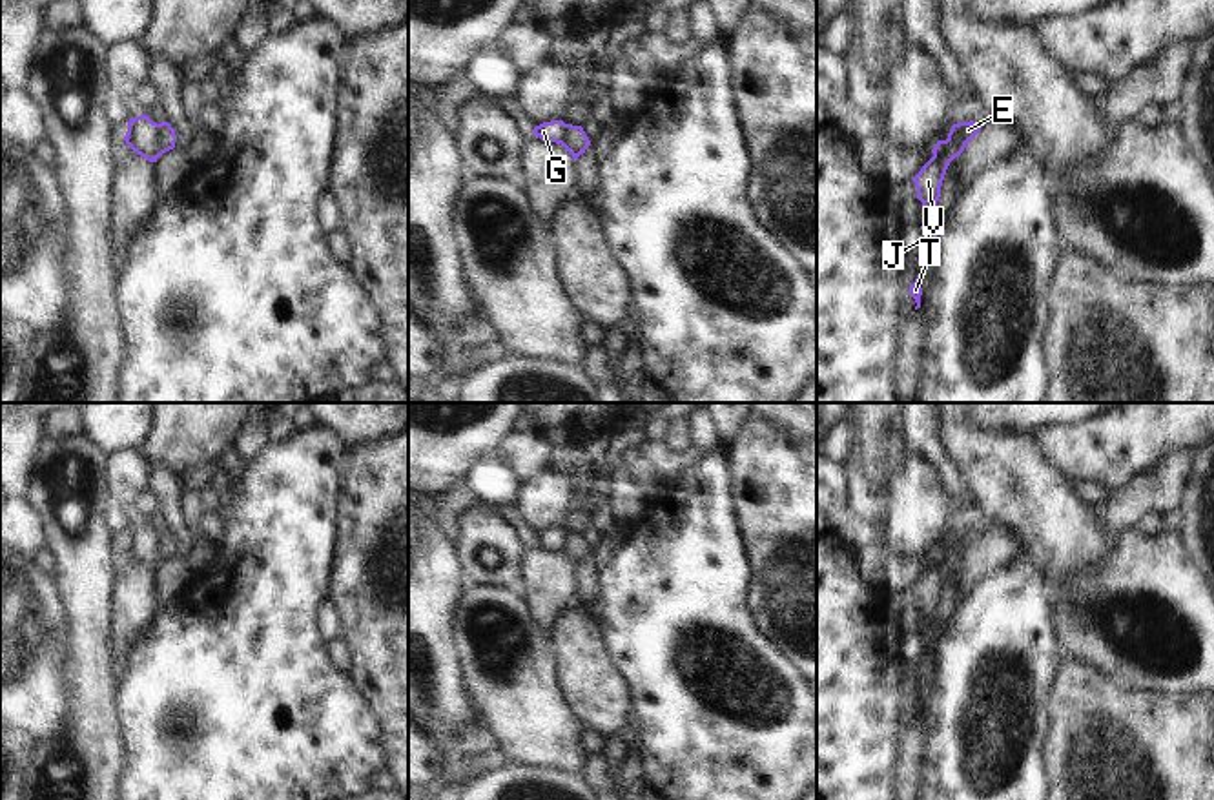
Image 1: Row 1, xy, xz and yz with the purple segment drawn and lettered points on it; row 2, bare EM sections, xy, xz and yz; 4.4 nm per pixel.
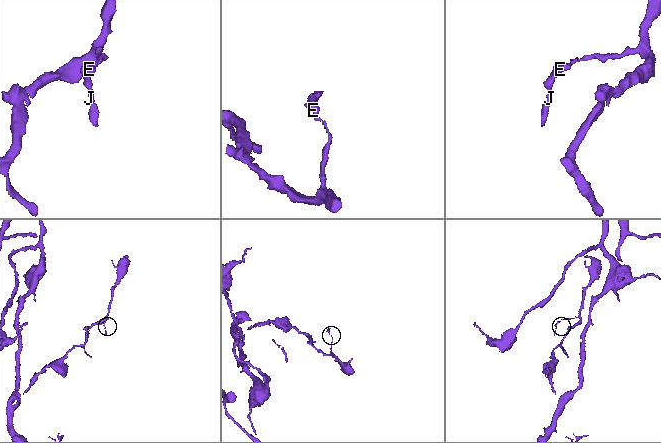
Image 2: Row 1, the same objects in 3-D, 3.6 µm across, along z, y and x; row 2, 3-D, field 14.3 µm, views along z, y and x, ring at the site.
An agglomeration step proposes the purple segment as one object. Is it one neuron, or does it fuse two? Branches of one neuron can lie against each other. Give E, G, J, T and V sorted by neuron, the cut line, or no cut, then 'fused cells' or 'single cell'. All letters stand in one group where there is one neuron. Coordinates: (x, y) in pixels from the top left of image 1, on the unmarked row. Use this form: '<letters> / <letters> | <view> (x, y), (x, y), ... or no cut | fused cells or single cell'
E / G J T V | xy (155, 533), (155, 556), (161, 562) | fused cells

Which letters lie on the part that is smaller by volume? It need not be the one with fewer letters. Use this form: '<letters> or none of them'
G, J, T, V

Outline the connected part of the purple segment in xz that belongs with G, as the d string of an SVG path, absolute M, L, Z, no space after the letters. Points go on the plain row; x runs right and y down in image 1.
M563 528L543 530L536 534L532 541L540 545L543 550L561 552L565 547L565 530Z

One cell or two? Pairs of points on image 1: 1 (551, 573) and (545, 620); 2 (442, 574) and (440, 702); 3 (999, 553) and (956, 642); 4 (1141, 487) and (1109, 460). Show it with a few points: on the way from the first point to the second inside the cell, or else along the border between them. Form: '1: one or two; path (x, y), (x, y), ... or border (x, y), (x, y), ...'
1: one; path (549, 584), (545, 609)
2: one; path (434, 605), (434, 671)
3: two; border (1023, 554), (996, 567), (961, 602)
4: two; border (1169, 456), (1116, 492)

